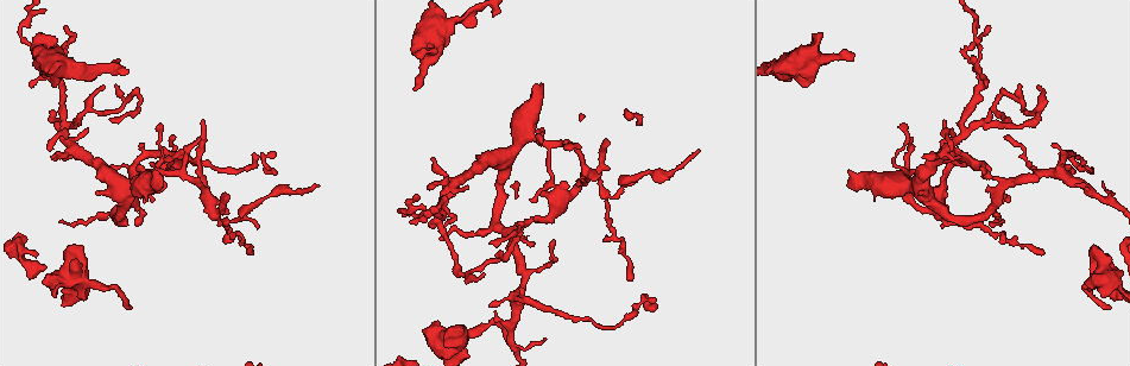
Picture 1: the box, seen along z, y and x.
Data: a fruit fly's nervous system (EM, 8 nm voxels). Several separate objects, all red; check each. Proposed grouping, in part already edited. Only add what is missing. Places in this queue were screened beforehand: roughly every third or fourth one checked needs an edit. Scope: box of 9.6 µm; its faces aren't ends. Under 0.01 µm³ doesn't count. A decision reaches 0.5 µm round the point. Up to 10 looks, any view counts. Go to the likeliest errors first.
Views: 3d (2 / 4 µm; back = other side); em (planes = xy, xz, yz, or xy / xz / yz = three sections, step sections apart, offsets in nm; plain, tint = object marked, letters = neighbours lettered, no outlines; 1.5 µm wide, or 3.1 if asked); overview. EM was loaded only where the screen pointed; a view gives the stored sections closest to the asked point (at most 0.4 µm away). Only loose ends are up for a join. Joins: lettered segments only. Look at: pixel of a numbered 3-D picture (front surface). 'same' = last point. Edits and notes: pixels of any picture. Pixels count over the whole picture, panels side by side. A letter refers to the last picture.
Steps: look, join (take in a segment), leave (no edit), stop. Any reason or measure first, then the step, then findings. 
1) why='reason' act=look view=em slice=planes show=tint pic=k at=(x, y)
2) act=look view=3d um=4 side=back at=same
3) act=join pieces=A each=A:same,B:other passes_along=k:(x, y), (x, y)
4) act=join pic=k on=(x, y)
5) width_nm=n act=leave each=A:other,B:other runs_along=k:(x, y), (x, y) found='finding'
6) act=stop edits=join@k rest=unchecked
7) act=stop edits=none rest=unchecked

why='branch stops here' act=look view=3d um=4 side=back pic=1 at=(275, 175)

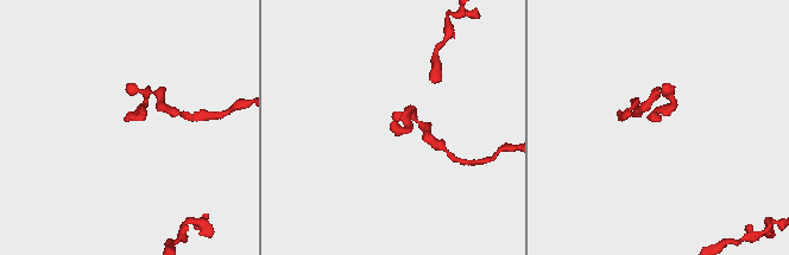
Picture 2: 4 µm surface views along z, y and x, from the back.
why='now the EM' act=look view=em slice=planes show=letters pic=2 at=(125, 119)

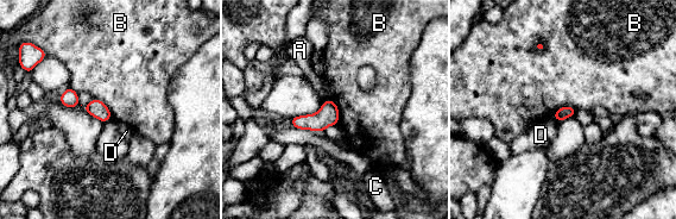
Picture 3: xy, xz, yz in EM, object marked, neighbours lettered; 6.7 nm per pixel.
act=leave each=A:other,B:other,C:other,D:other runs_along=3:(63, 98), (107, 116) found='none of them fits'

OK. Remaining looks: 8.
why='thin end' act=look view=3d um=2 pic=1 at=(1108, 308)

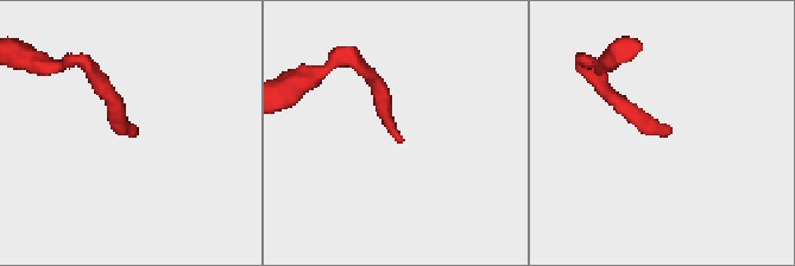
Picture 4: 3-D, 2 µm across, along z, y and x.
why='shape alone is not enough' act=look view=em slice=planes show=tint pic=4 at=(402, 140)

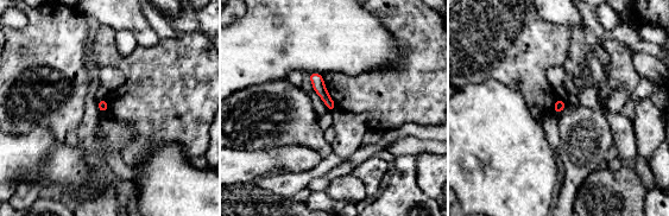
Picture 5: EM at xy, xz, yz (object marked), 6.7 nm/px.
act=look view=em slice=planes show=letters at=same

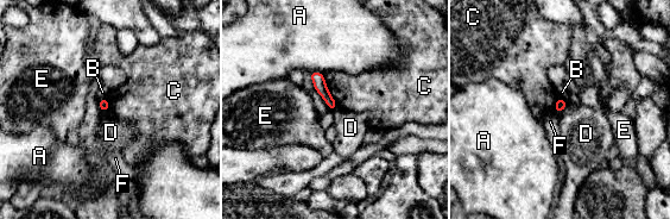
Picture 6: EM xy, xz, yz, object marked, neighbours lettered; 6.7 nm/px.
act=leave each=A:other,B:other,C:other,D:other,E:other,F:other runs_along=6:(313, 74), (318, 80), (332, 106) found='none of them fits'

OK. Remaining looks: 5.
why='tapers out' act=look view=3d um=4 pic=1 at=(608, 145)

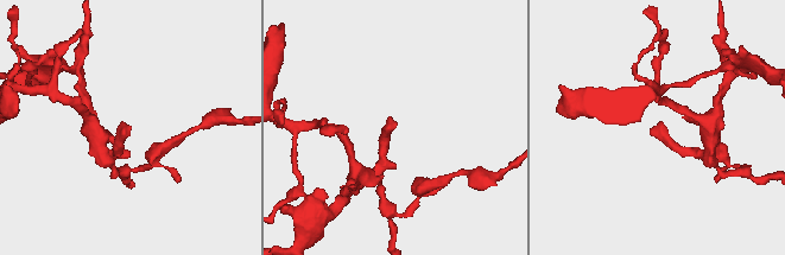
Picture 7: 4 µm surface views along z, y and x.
why='now the EM' act=look view=em slice=planes show=letters pic=7 at=(657, 127)

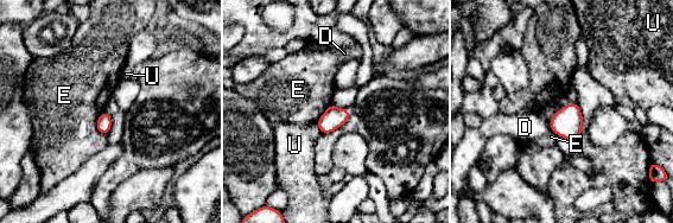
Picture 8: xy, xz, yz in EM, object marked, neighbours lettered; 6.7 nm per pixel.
longest_contact=E:180nm act=leave each=D:other,E:other,U:other found='none of them fits'

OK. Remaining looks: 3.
why='branch stops here' act=look view=3d um=2 pic=1 at=(629, 280)

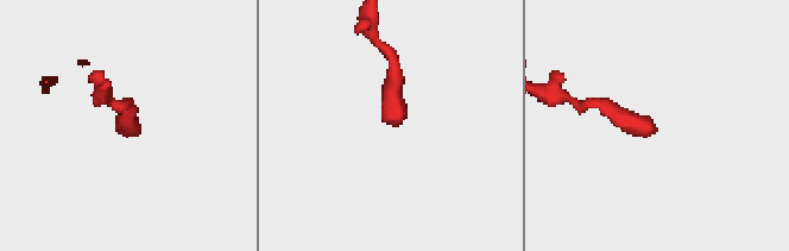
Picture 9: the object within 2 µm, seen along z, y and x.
why='shape alone is not enough' act=look view=em slice=planes show=letters pic=9 at=(131, 129)

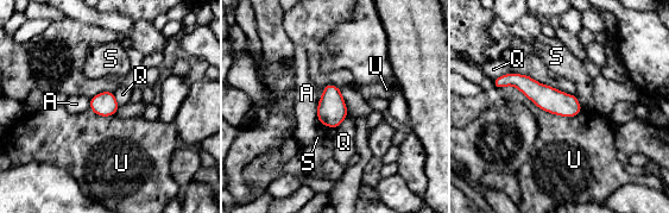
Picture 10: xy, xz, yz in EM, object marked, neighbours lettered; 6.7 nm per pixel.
act=leave each=A:other,Q:other,S:other,U:other runs_along=10:(498, 81), (523, 82), (578, 108) found='none of them fits'

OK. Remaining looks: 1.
act=stop edits=none rest=unchecked

